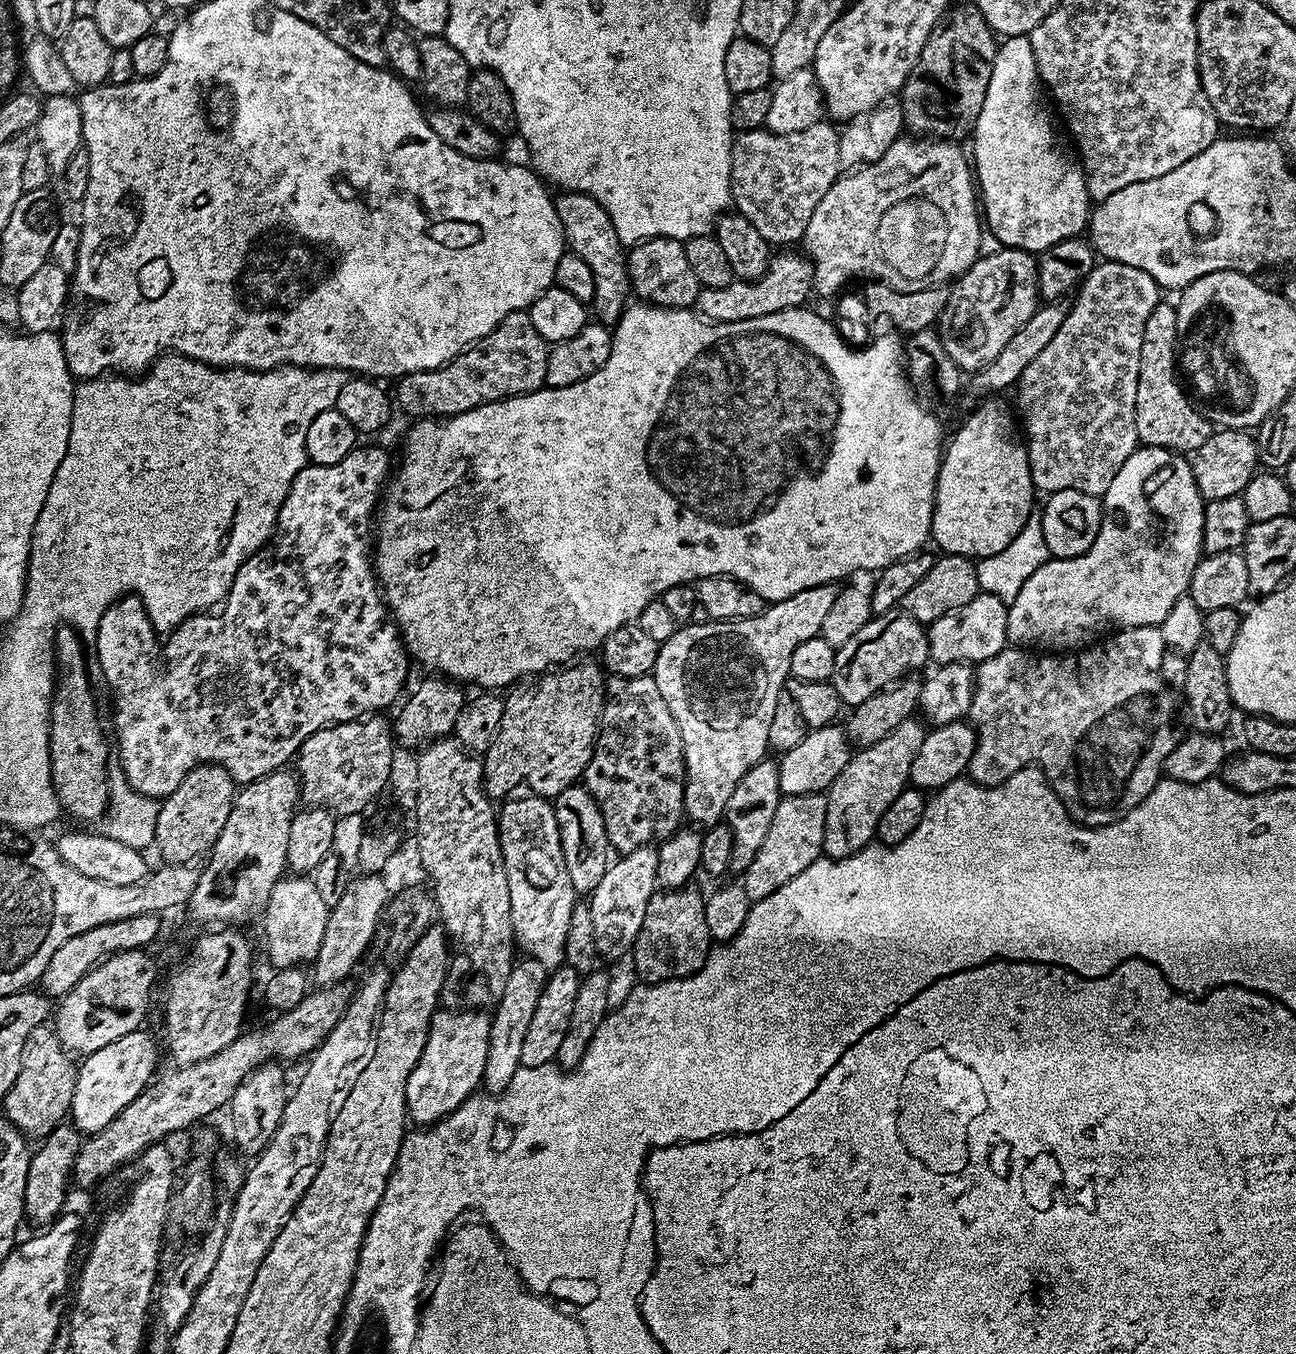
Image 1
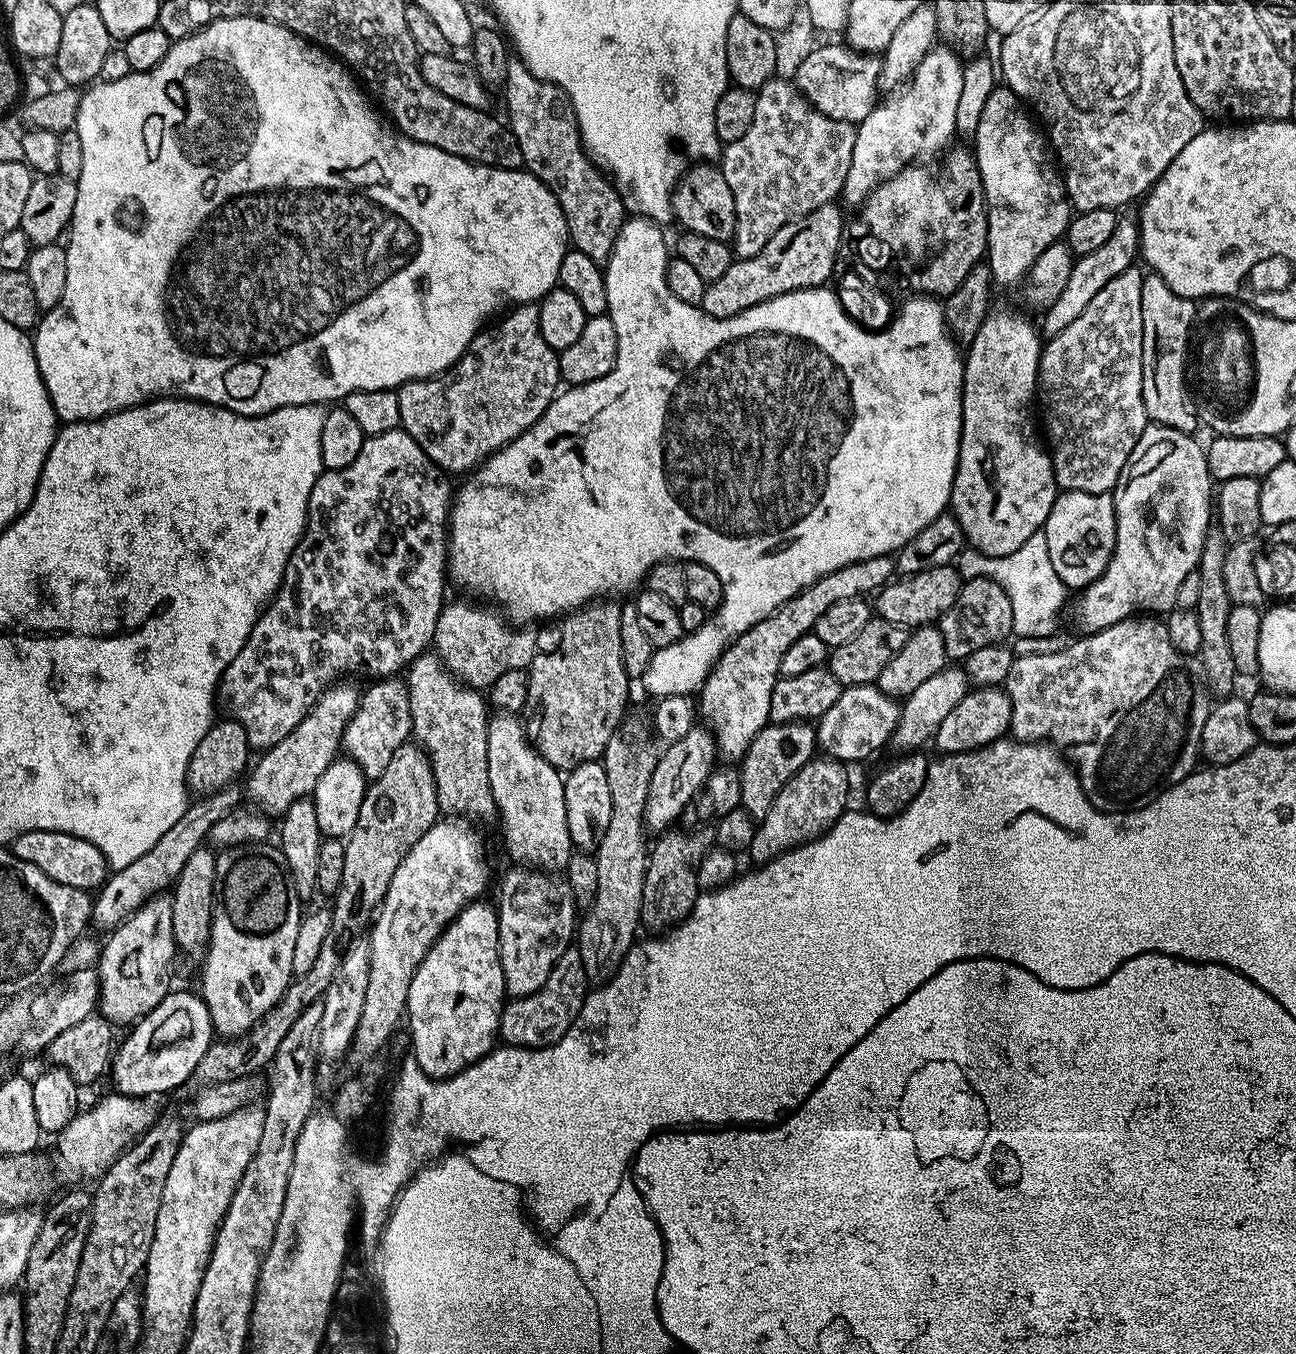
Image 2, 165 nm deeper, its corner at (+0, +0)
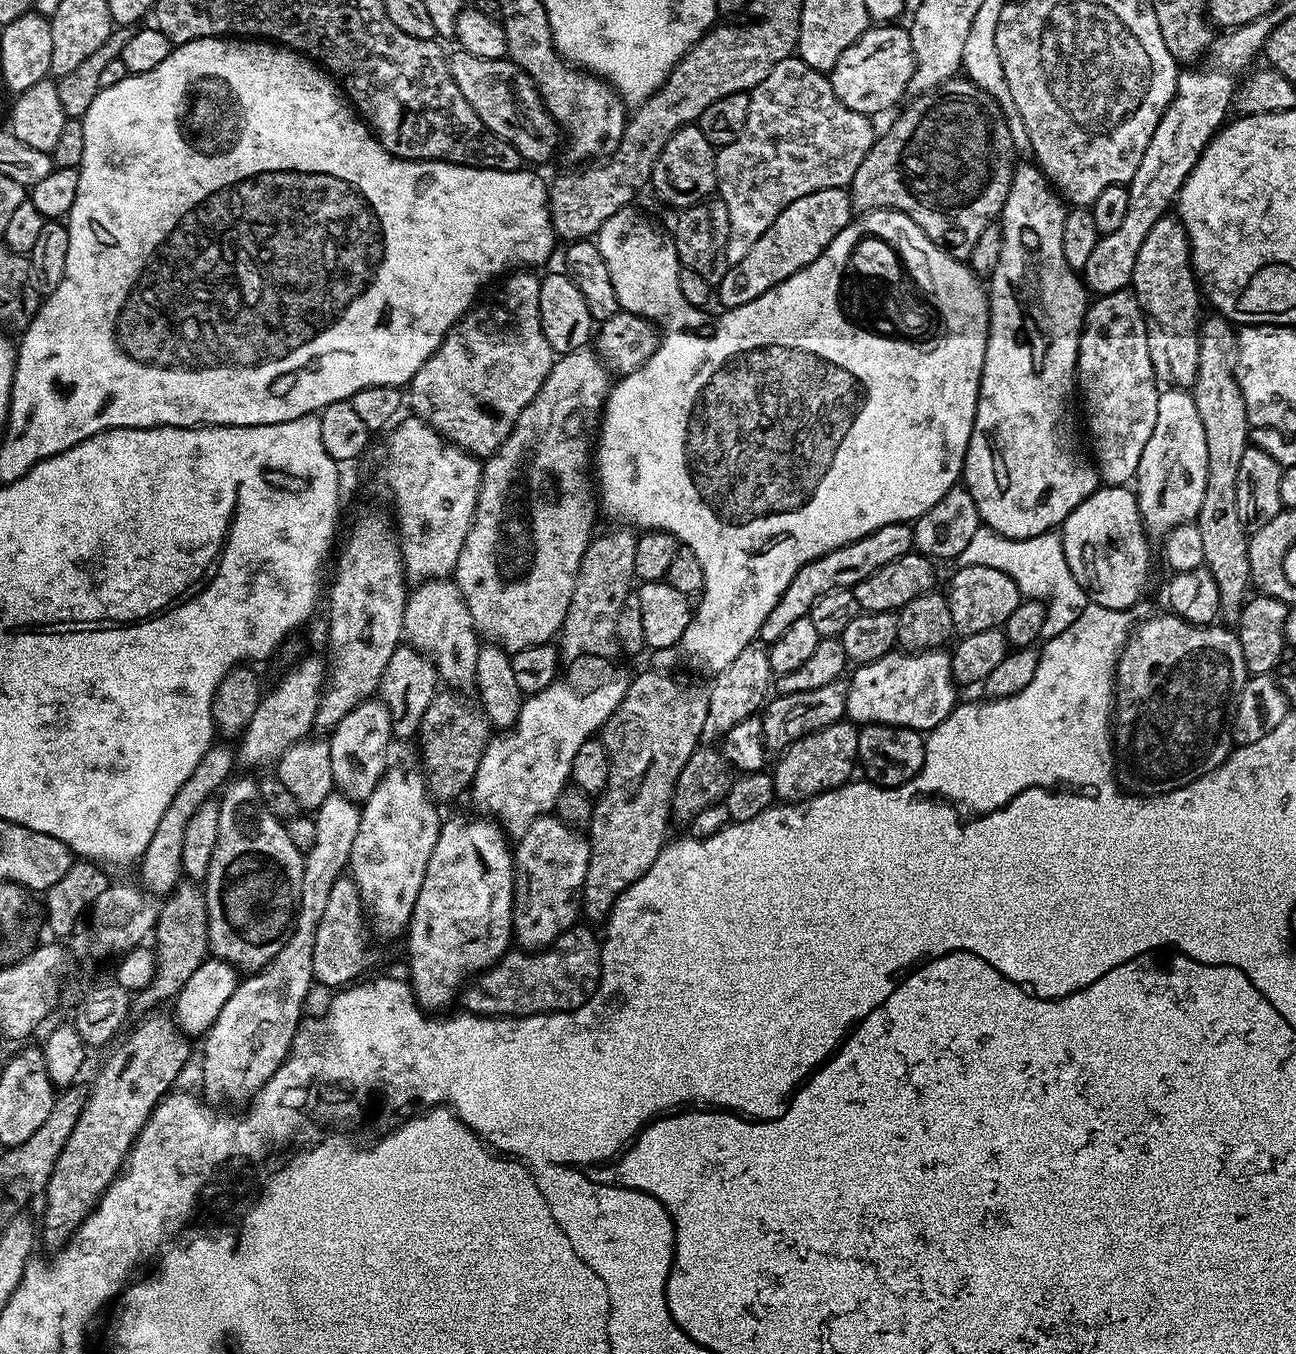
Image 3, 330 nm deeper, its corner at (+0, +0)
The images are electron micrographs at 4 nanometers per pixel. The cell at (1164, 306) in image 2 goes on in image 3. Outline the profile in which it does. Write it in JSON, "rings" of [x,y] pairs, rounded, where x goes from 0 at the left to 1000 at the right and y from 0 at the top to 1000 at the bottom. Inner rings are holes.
{"rings":[[[899,158],[894,161],[882,177],[881,182],[878,182],[872,213],[877,216],[877,222],[883,230],[883,239],[886,242],[886,258],[897,273],[897,280],[899,278],[904,281],[901,282],[905,284],[919,287],[924,276],[927,216],[920,197],[917,174],[907,159]]]}

